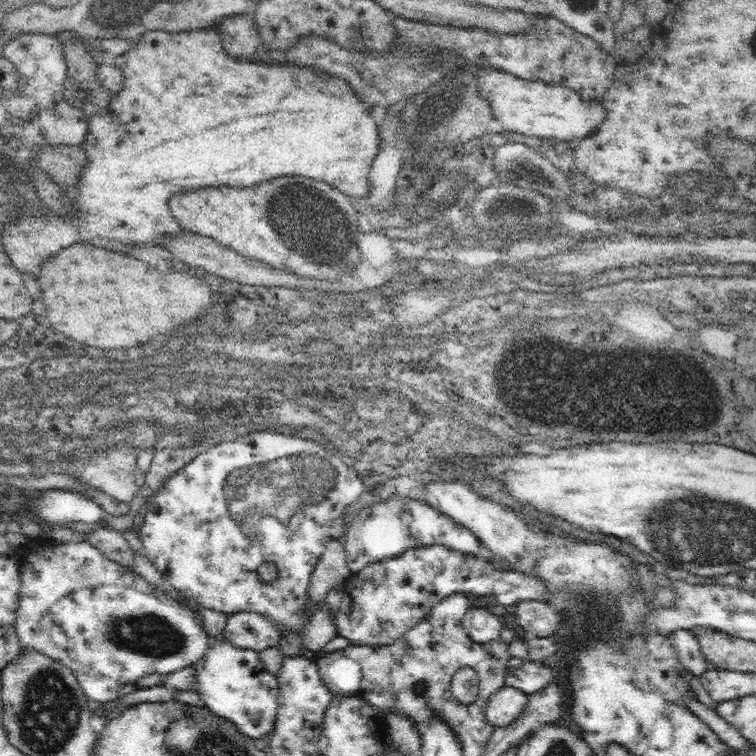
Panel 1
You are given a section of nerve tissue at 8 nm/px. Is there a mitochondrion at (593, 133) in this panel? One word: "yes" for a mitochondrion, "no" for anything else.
no

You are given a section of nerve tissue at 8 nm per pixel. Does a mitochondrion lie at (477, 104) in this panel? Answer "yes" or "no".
no

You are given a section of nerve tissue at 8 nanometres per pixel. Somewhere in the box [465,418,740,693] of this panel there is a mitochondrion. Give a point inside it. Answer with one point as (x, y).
(613, 616)

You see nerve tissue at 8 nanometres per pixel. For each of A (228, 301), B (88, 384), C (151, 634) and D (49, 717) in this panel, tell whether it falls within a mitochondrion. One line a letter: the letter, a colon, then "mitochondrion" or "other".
A: other
B: mitochondrion
C: mitochondrion
D: mitochondrion

